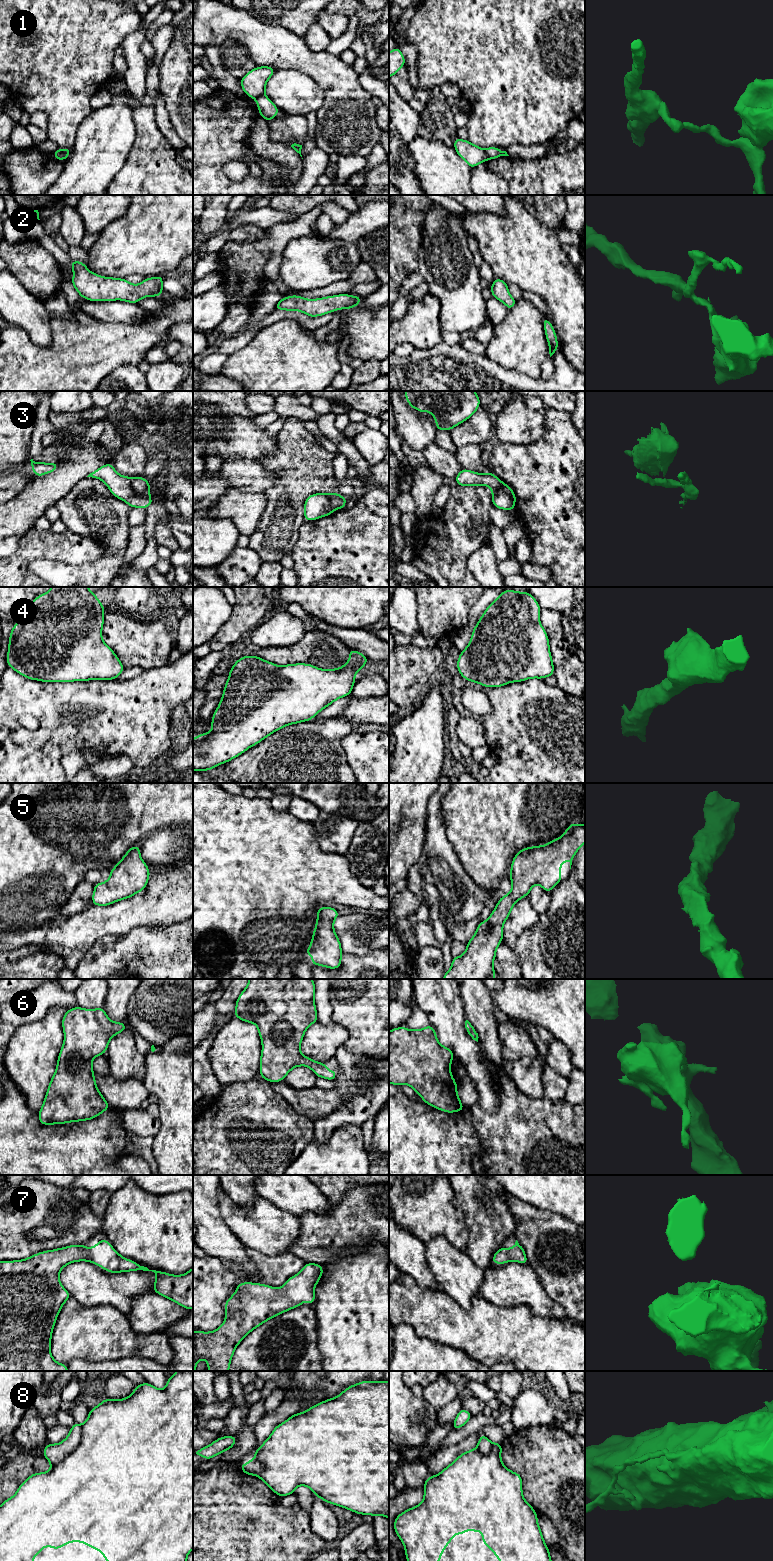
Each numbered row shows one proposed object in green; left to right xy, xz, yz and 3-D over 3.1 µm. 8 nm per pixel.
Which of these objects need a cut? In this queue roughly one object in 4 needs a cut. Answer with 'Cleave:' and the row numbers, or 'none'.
Cleave: 1, 3, 8

